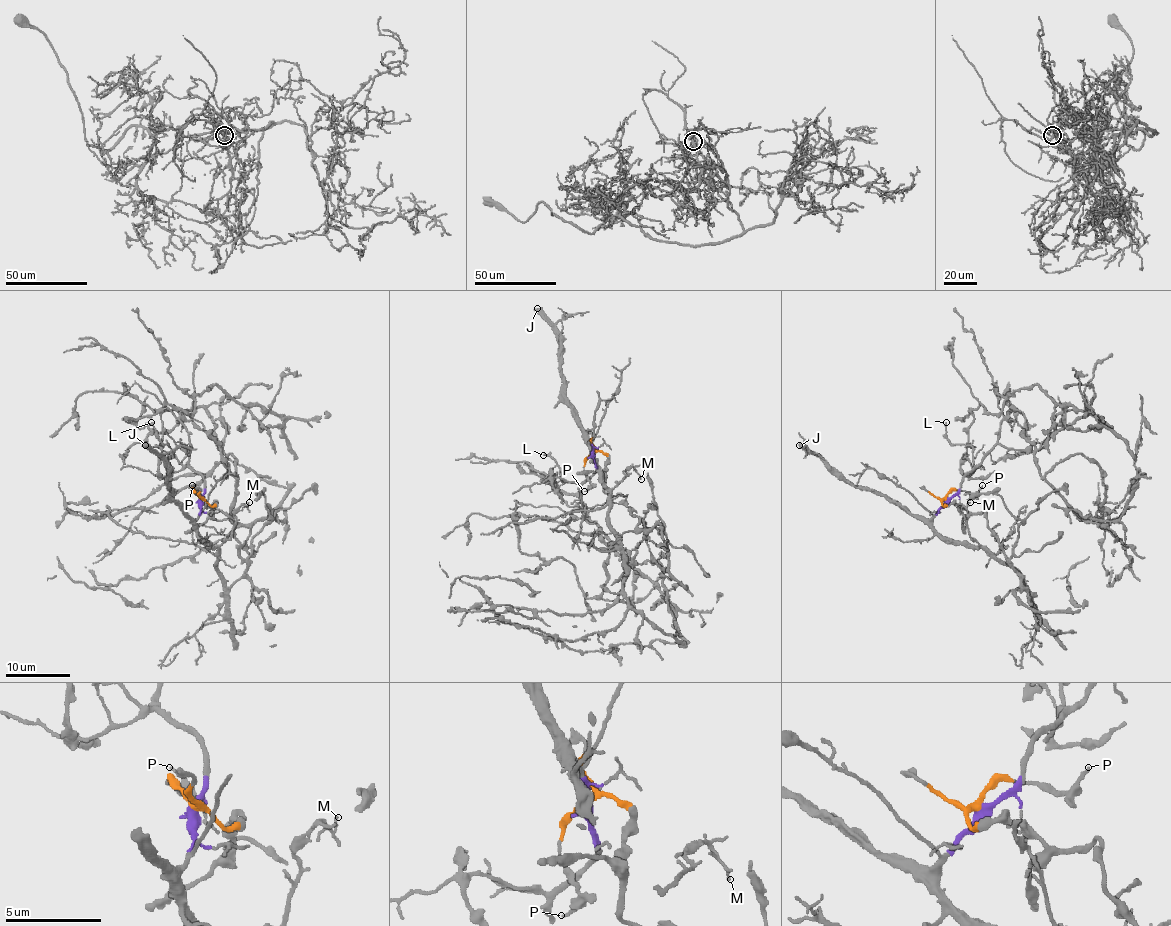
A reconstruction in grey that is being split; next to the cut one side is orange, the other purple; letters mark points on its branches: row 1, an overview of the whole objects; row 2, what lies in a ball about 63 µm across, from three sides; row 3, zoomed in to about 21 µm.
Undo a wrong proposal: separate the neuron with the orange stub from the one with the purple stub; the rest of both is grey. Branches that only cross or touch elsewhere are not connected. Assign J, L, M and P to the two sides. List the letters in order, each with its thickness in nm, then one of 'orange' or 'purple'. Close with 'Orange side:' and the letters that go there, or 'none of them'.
J: 550 nm | purple
L: 150 nm | purple
M: 110 nm | purple
P: 140 nm | orange
Orange side: P

